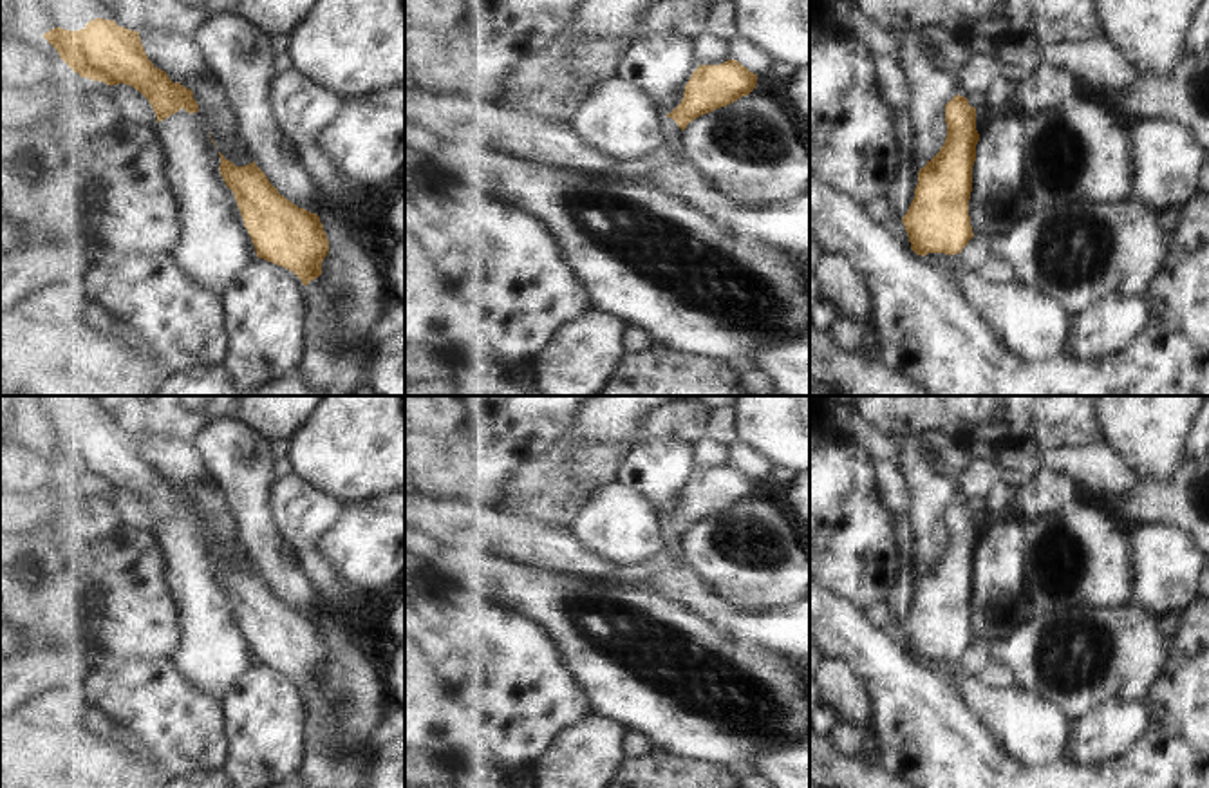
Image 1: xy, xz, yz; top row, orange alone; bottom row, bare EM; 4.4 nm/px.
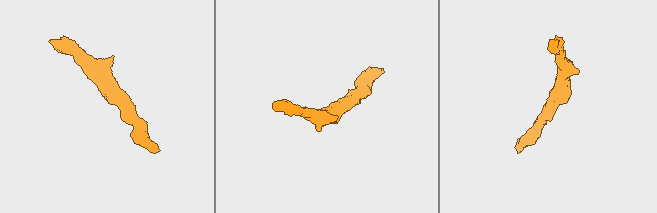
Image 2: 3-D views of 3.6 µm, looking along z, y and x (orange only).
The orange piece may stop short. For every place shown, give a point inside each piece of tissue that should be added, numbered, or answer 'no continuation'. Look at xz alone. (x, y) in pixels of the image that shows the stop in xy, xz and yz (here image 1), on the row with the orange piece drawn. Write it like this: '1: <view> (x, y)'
no continuation

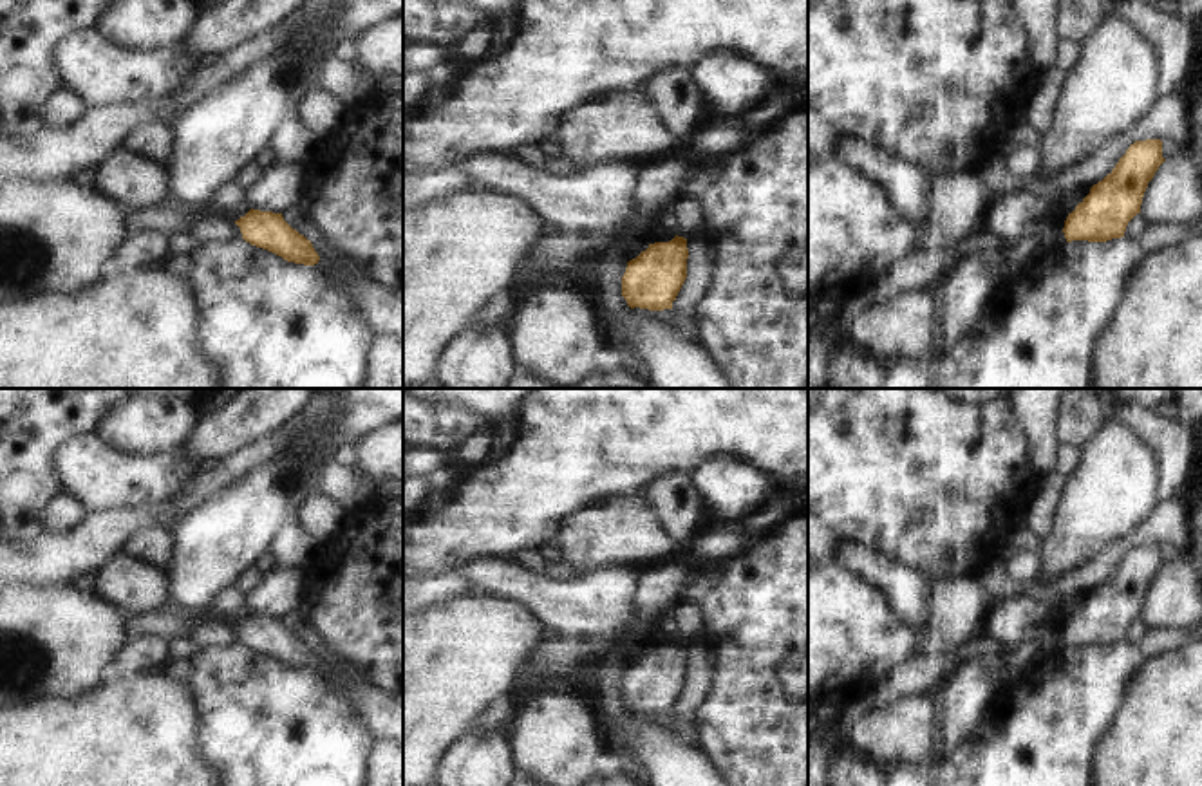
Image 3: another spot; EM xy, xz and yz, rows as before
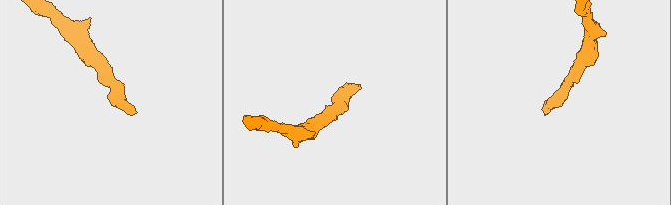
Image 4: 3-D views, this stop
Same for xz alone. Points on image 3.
no continuation

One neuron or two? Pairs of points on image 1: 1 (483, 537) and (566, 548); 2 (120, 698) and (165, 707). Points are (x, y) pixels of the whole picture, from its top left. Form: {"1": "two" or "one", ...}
{"1": "one", "2": "one"}

